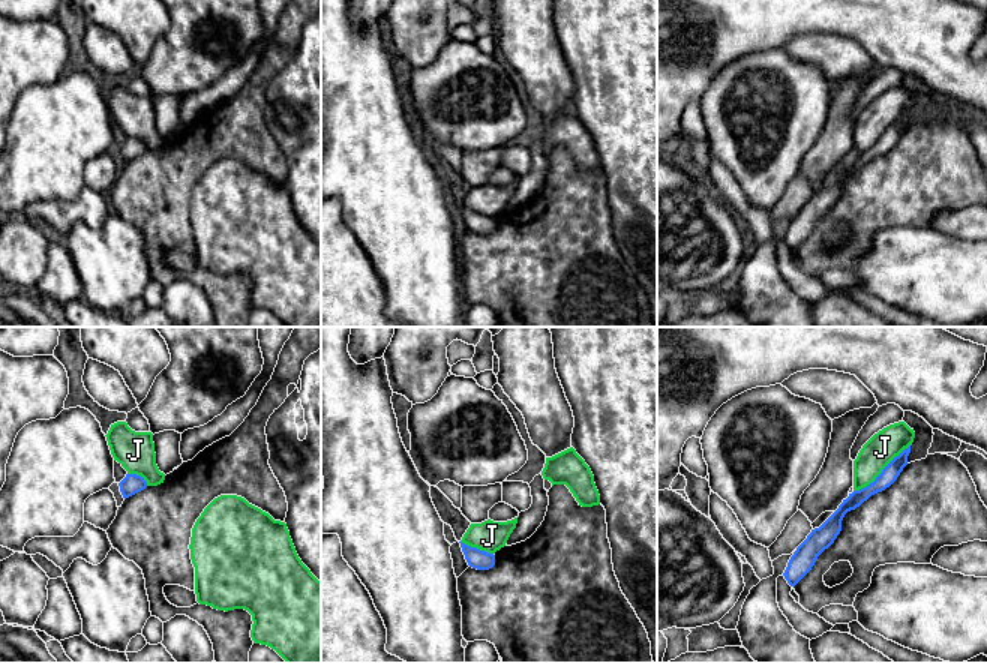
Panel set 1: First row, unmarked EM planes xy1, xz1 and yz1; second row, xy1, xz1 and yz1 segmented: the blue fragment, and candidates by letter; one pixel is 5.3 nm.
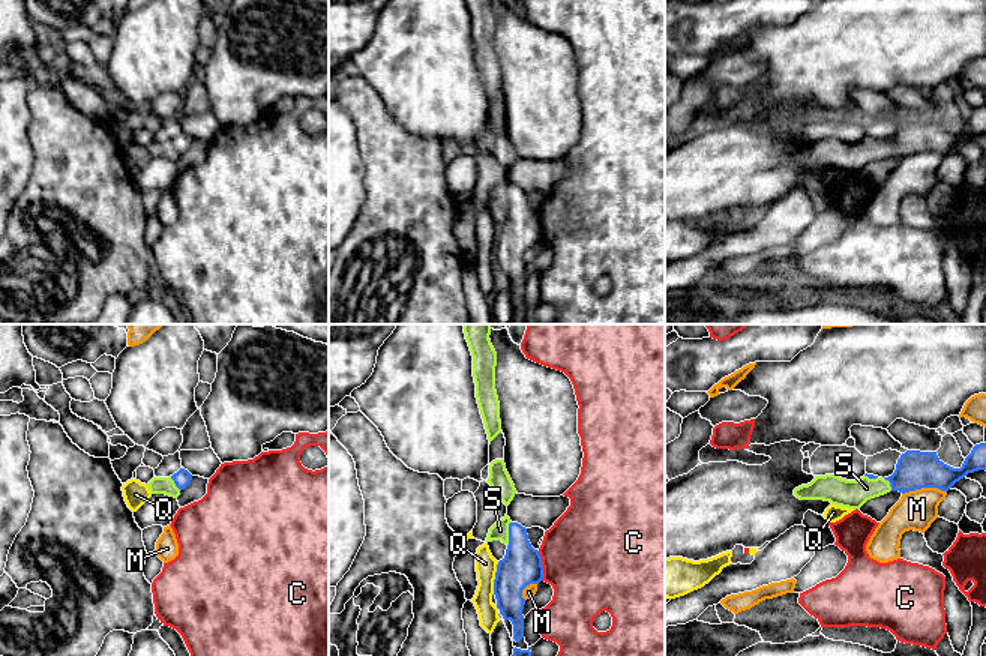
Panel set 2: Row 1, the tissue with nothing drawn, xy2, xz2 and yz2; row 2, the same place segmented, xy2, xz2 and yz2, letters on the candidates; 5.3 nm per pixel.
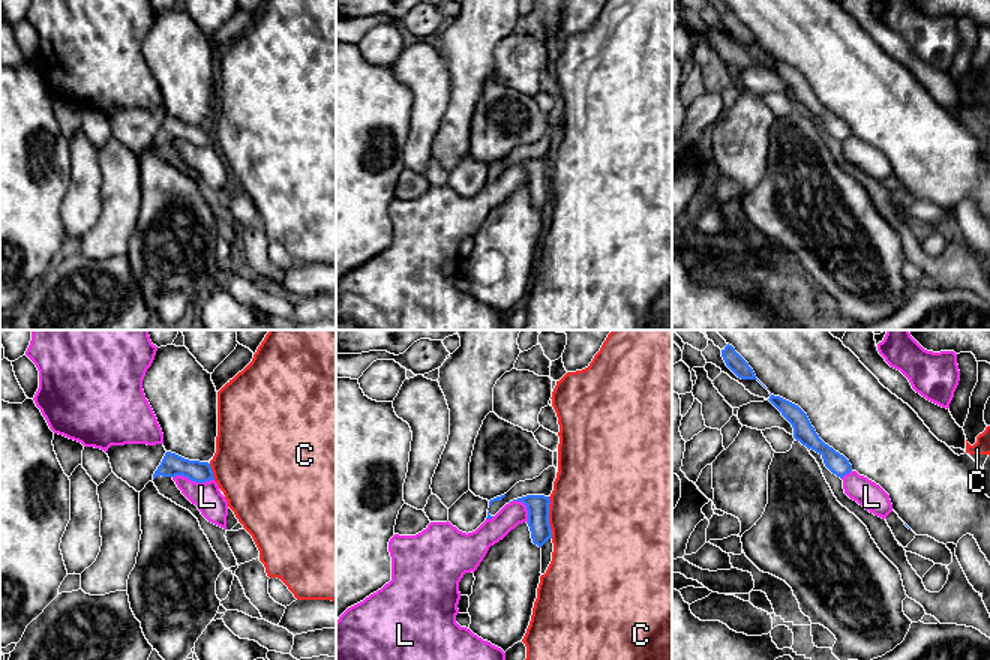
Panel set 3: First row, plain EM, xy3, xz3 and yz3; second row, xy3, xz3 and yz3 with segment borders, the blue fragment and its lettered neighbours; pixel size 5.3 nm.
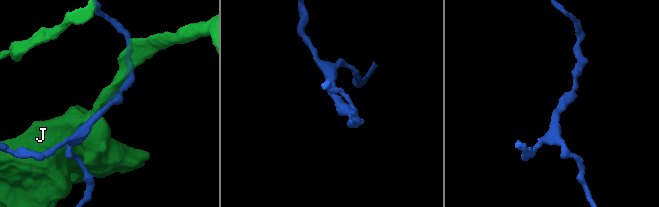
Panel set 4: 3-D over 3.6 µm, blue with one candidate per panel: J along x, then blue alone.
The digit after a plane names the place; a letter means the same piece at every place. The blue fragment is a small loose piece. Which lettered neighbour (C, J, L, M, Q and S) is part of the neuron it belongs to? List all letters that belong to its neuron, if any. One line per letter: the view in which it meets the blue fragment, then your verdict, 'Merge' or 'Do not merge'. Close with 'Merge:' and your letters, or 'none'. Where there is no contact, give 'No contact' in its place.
C: Touches blue in xz3. Do not merge
J: Touches blue in yz1. Do not merge
L: Touches blue in xy3. Do not merge
M: Touches blue in yz2. Do not merge
Q: Touches blue in xz2. Do not merge
S: Touches blue in xz2. Merge
Merge: S

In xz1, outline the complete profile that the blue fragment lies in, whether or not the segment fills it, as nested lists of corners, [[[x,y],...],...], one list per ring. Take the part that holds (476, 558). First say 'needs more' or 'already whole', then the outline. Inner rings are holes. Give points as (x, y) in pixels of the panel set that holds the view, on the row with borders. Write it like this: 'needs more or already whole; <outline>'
already whole; [[[462,542],[459,543],[470,567],[477,568],[477,570],[489,570],[495,566],[494,554],[488,554],[477,548],[471,548]]]

